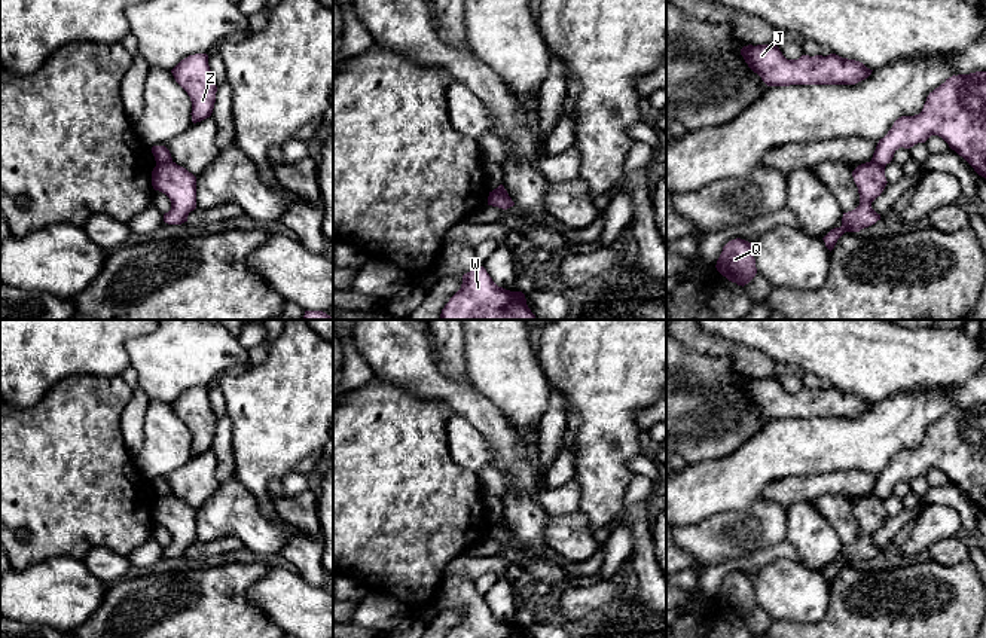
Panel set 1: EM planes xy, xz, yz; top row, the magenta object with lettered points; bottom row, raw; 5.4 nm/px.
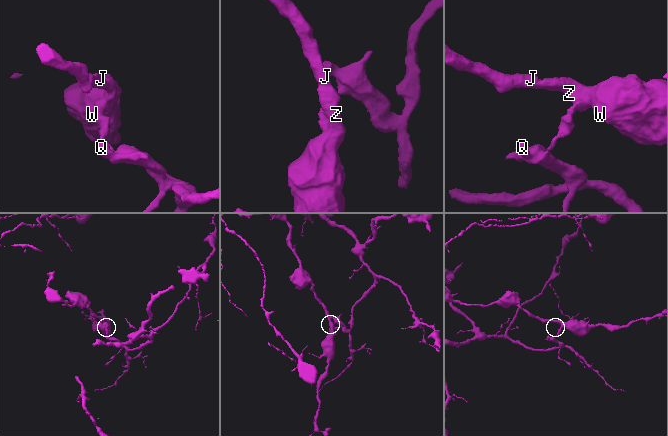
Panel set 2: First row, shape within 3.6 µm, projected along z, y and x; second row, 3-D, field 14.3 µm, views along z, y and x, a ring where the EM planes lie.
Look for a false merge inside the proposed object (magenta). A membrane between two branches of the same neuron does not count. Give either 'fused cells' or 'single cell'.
fused cells

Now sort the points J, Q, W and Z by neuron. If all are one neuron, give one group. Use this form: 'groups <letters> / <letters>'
groups J W Z / Q

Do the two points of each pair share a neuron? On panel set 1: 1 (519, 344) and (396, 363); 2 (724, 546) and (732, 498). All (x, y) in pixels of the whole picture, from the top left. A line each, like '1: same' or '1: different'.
1: different
2: different

